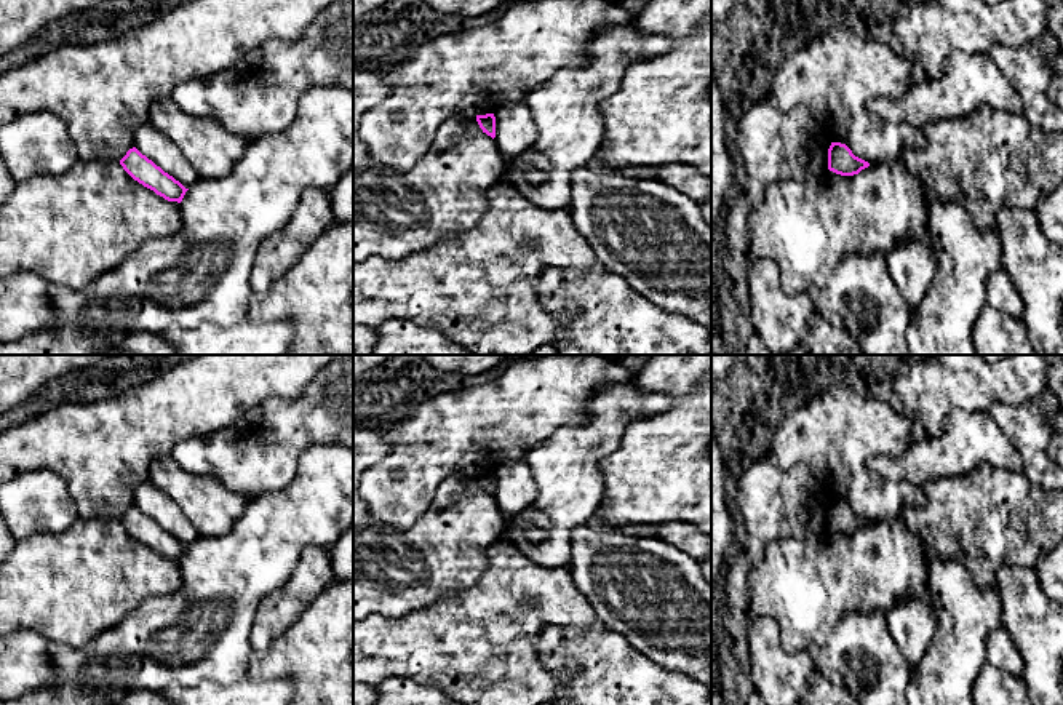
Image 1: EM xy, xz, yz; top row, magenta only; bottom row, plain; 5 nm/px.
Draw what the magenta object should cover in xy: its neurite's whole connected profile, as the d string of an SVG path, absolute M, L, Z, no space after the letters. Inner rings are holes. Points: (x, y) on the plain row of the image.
M136 505L126 510L126 513L120 518L120 523L134 539L168 560L181 561L189 548L152 518L142 513Z

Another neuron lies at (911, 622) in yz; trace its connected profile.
M908 598L892 606L886 620L894 641L914 670L935 633L937 617L930 598Z

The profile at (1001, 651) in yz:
M1002 625L989 631L985 643L986 663L1010 675L1021 676L1025 660L1012 636Z

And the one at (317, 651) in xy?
M353 579L332 582L269 649L253 649L248 675L289 676L294 681L293 705L353 705Z

